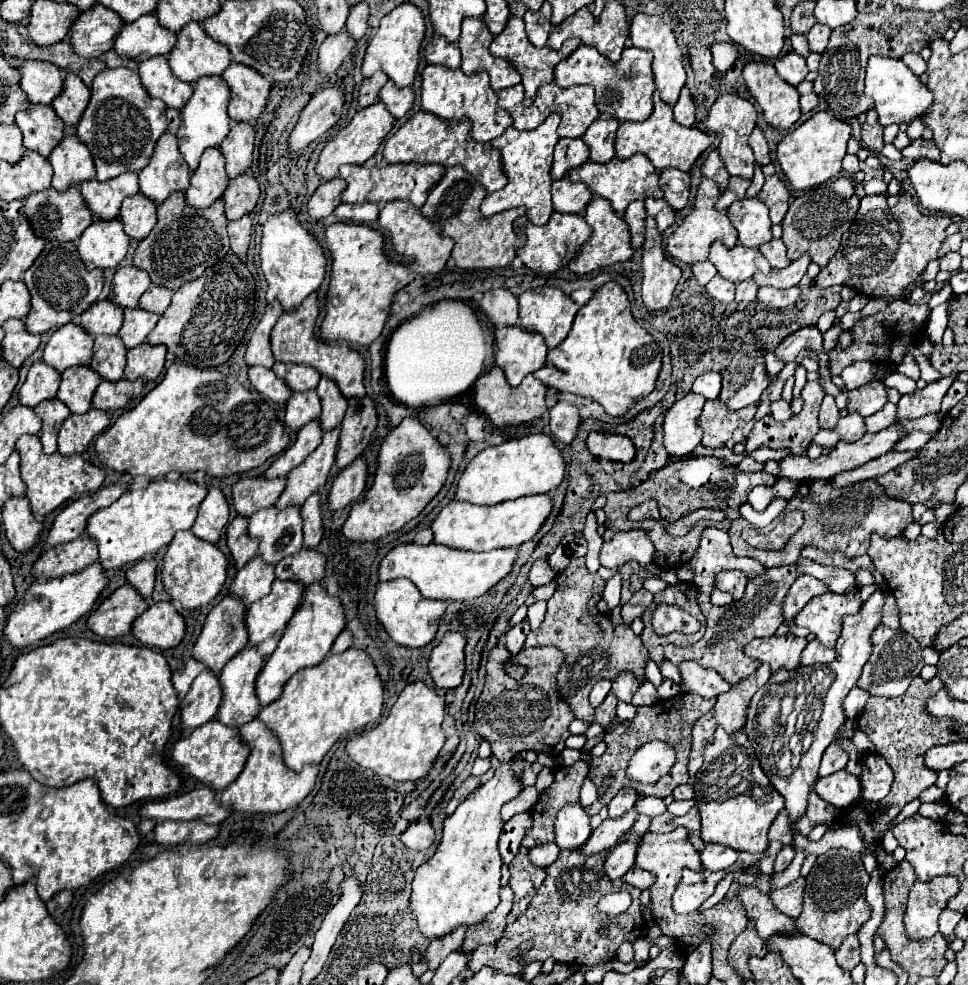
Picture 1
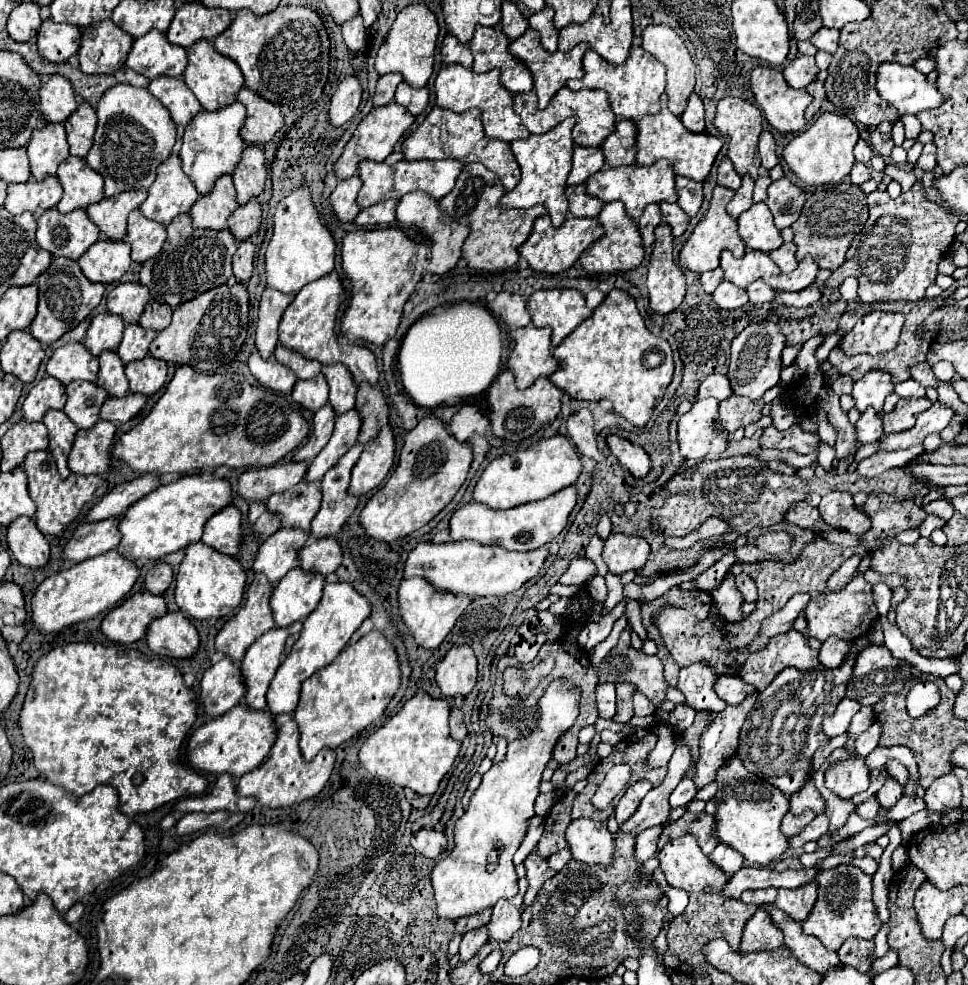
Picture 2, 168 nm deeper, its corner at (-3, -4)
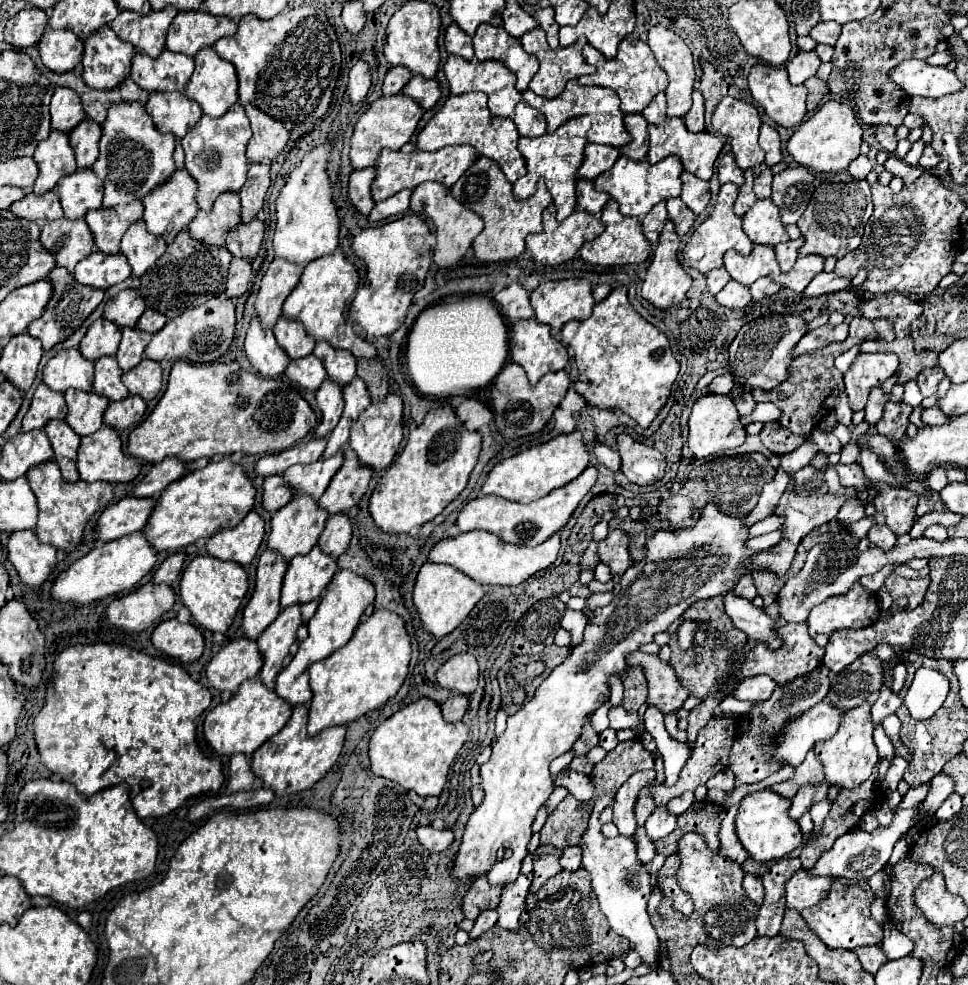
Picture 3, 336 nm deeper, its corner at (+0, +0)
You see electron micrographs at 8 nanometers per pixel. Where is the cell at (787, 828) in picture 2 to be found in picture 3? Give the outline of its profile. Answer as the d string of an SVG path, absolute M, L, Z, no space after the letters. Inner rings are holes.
M827 783L819 785L819 789L811 789L811 785L805 785L803 789L799 789L799 793L795 795L795 801L791 801L789 817L795 821L803 817L815 803L819 803L827 795L827 789L829 789Z

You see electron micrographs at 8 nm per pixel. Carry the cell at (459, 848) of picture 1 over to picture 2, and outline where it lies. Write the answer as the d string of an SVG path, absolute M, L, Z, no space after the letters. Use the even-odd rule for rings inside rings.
M554 679L538 699L538 725L528 737L510 741L504 759L482 775L480 787L474 791L468 809L456 823L454 851L440 859L432 871L440 917L456 921L496 905L498 899L512 899L516 895L518 877L512 855L518 849L518 841L526 835L528 821L534 817L534 801L540 795L542 773L552 759L554 745L578 717L580 693L580 687L572 685L572 681Z

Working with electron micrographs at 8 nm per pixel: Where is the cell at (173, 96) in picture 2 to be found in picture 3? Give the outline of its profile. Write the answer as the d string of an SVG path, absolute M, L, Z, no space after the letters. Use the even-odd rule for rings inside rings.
M155 91L149 95L145 109L161 131L171 131L175 137L183 137L203 115L201 107L181 91Z

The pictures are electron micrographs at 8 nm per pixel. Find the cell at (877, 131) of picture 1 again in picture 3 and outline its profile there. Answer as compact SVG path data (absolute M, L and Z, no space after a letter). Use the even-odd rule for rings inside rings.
M879 125L875 127L875 139L879 141L881 149L887 151L887 153L893 153L895 151L895 127L893 125Z

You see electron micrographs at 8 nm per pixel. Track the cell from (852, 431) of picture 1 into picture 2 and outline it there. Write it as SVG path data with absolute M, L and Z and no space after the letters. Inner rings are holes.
M866 409L860 417L860 421L856 423L856 433L858 433L858 441L860 443L874 443L882 437L882 419L878 413L874 413L874 409Z

